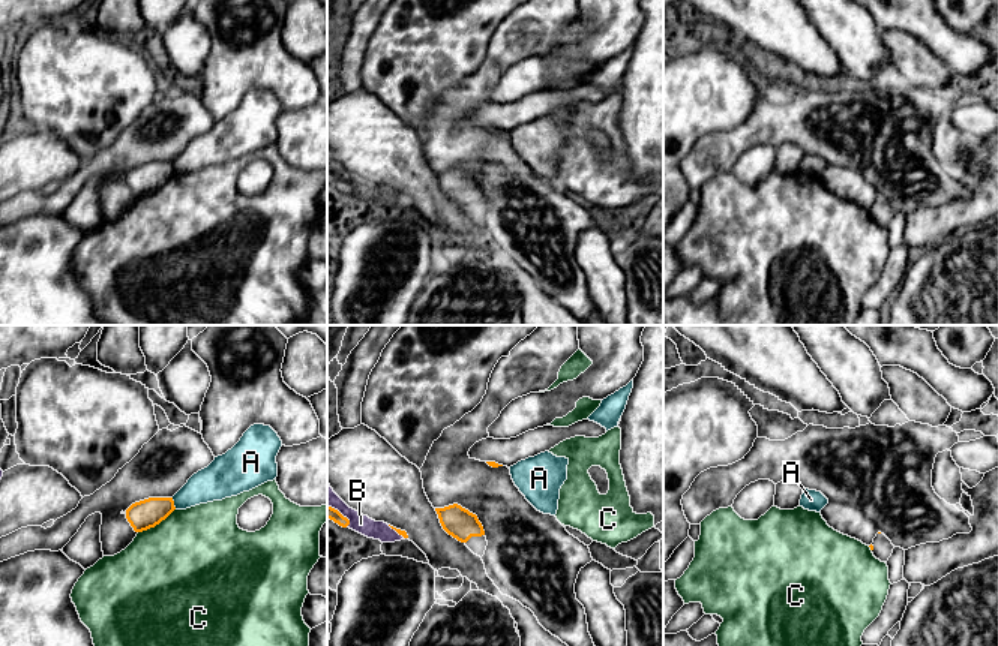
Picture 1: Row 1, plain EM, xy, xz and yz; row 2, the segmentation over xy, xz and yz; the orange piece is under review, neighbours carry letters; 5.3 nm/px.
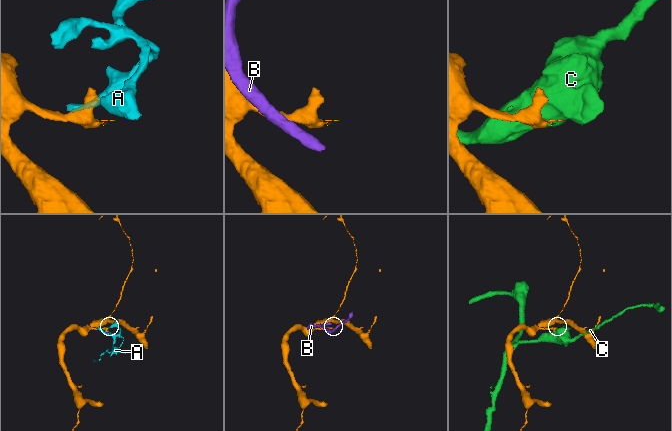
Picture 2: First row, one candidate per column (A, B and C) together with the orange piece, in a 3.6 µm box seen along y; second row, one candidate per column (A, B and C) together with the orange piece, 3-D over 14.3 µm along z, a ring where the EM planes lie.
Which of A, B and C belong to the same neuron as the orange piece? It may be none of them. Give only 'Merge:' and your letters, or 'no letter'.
Merge: no letter

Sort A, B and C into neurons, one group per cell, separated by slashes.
A / B / C

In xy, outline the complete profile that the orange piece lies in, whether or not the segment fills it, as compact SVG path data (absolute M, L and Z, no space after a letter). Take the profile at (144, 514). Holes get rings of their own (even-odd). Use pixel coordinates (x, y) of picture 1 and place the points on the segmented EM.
M149 498L132 504L126 519L135 532L155 528L176 510L173 498Z

